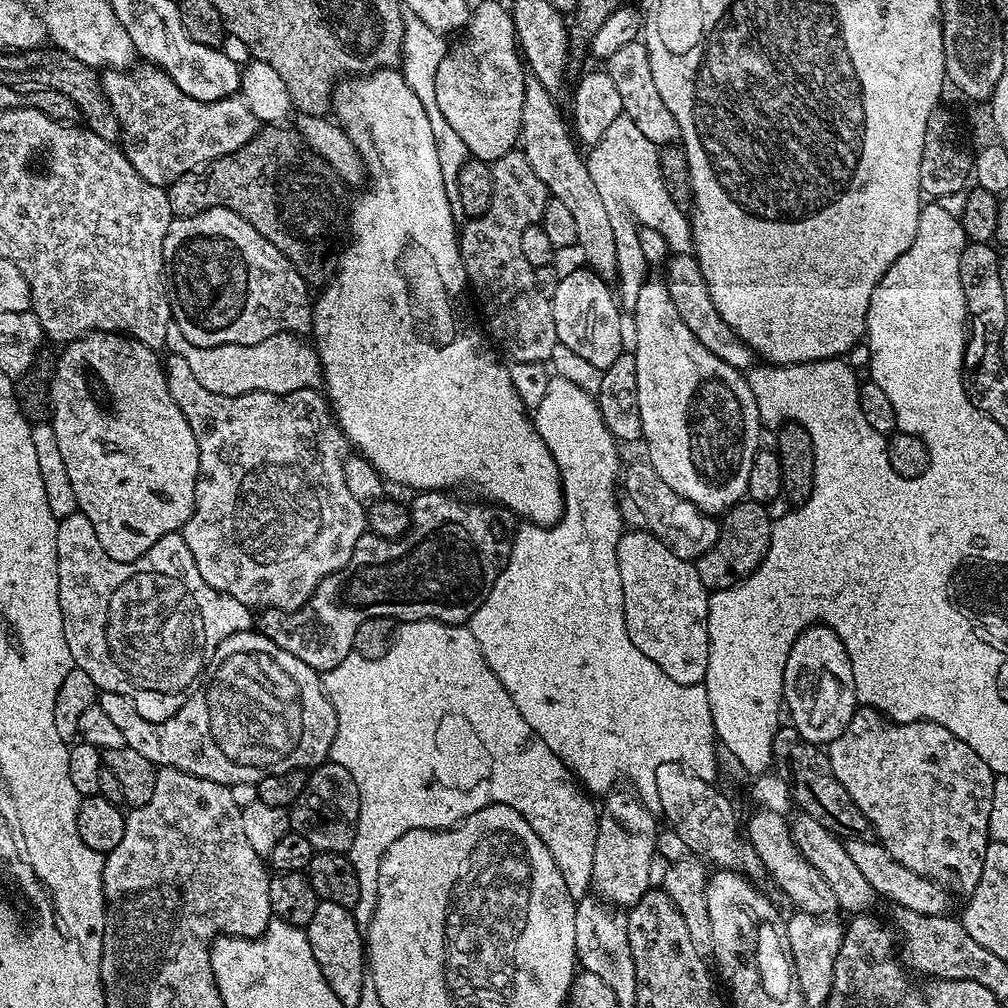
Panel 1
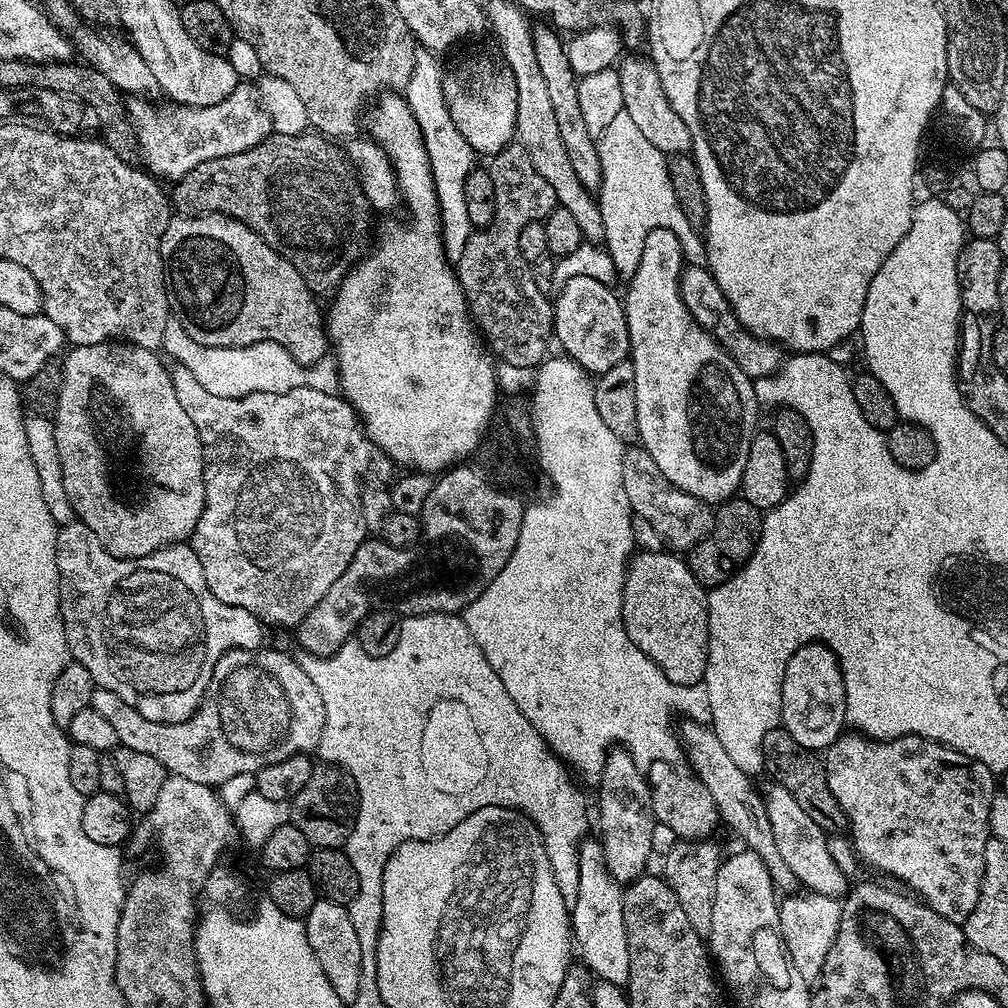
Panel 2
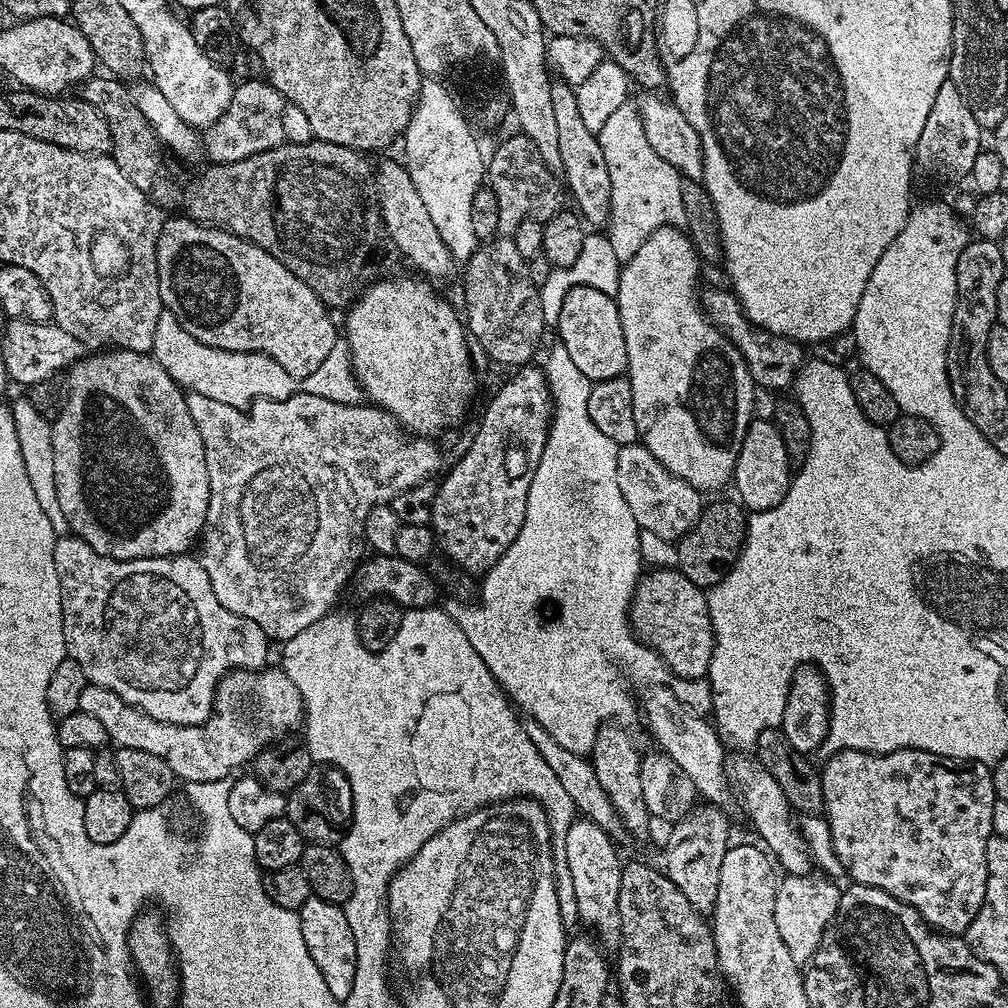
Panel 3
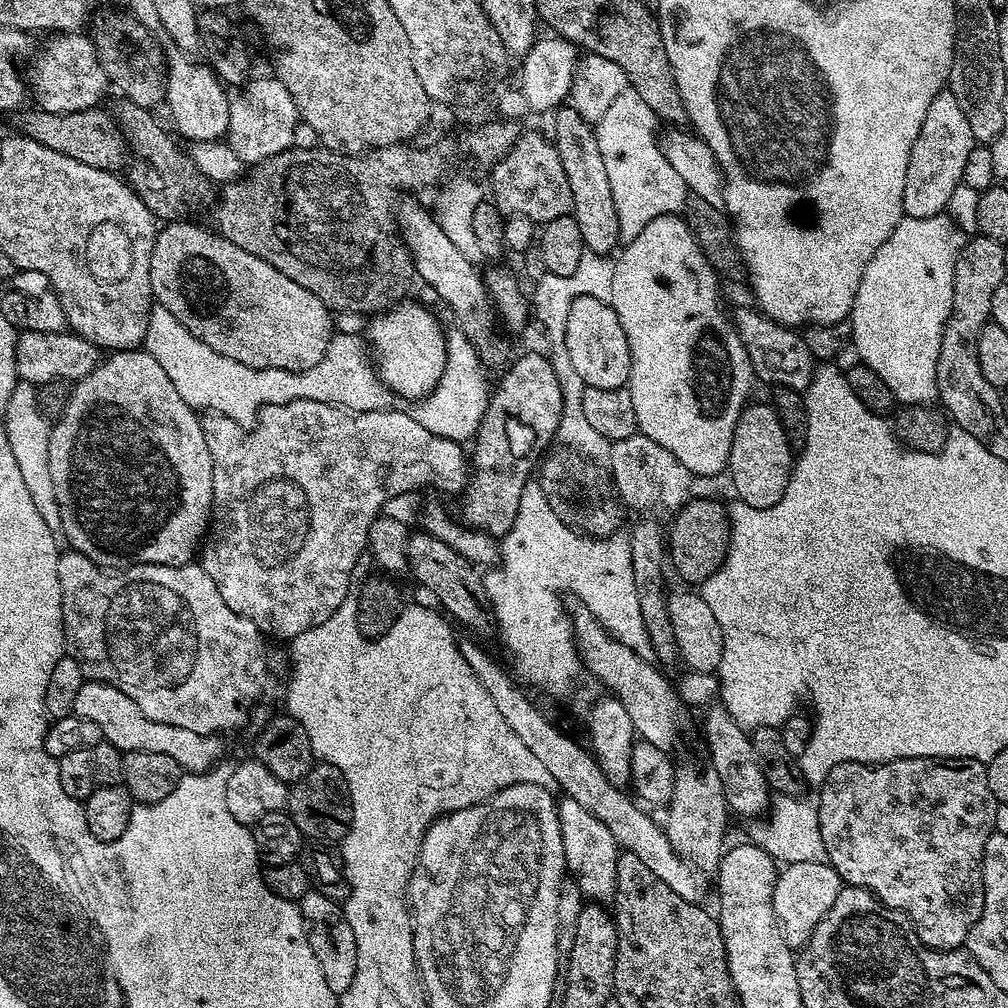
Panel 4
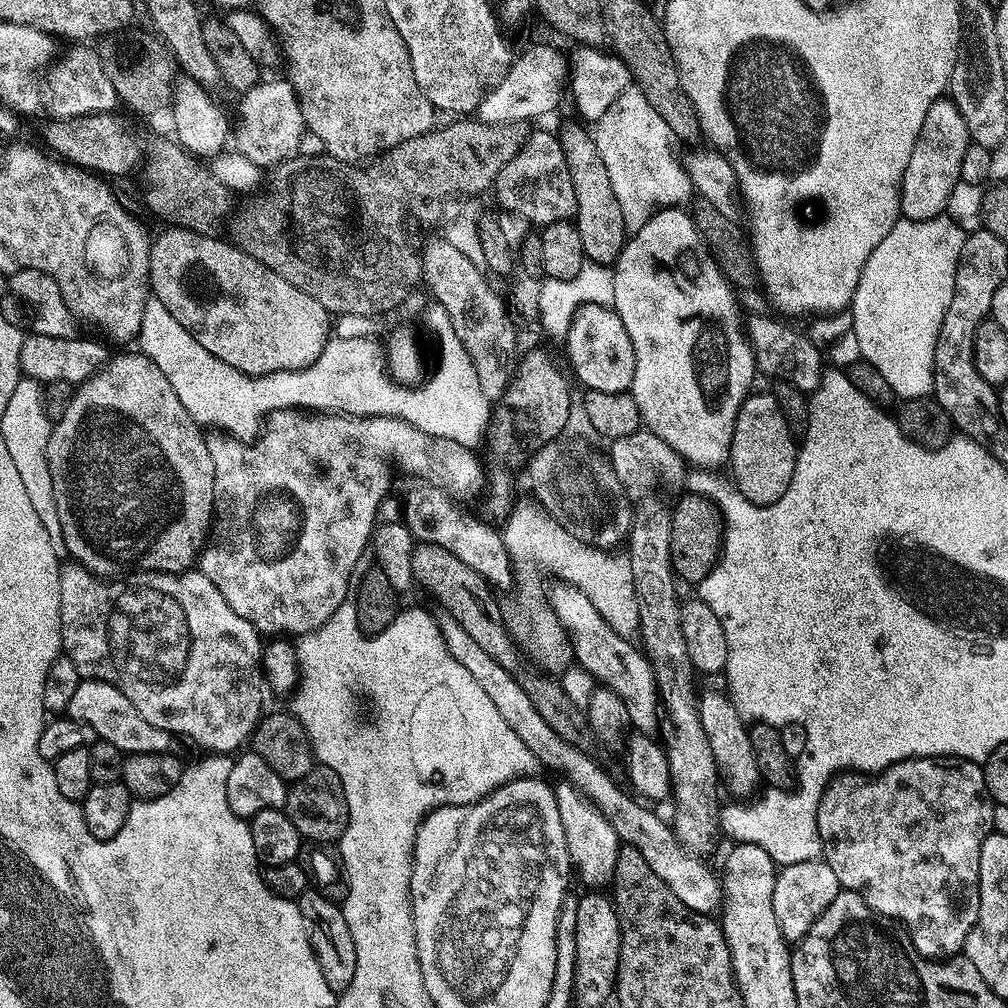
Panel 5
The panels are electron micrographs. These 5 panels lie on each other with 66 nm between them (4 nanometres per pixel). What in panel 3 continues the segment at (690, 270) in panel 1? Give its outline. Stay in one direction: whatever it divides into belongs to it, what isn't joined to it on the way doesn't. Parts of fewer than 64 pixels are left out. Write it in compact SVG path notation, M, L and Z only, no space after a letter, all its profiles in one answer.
M727 287L706 288L699 293L700 306L717 330L742 354L748 372L752 376L753 385L760 387L761 384L764 388L784 388L788 384L789 387L800 372L800 365L805 363L805 349L794 340L788 340L785 336L775 336L773 332L750 323L735 292Z

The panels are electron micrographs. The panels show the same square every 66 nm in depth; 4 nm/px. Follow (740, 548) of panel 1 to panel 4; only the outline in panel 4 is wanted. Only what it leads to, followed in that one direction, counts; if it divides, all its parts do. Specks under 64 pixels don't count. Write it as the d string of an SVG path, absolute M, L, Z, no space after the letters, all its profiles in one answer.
M692 498L674 516L674 521L666 532L666 552L670 564L685 580L685 585L699 586L708 581L722 566L728 553L728 543L732 537L732 522L728 518L728 508L716 500Z

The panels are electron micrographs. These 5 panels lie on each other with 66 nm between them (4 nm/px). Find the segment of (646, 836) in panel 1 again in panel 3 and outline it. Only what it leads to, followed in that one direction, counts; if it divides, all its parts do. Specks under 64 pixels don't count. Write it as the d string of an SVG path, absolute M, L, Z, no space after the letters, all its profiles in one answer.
M614 722L601 725L590 753L590 759L598 782L602 785L602 790L606 790L607 796L614 803L616 813L623 821L625 829L631 835L634 833L642 836L647 832L649 824L652 823L652 817L648 812L642 791L640 760L642 754L623 728L623 725Z

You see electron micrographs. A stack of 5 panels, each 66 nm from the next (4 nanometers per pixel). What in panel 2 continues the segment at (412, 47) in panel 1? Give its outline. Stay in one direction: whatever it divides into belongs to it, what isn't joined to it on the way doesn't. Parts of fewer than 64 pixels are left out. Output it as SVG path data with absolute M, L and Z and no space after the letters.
M427 50L417 51L414 62L414 74L410 76L410 82L406 89L406 99L414 118L418 122L418 130L422 134L422 142L426 146L426 154L430 162L430 170L436 187L436 207L440 222L440 239L444 241L444 254L449 261L455 262L462 258L462 250L466 242L473 234L473 226L470 222L470 214L466 212L466 178L472 169L477 167L478 154L470 146L470 142L462 136L462 130L458 130L454 124L454 118L450 118L450 110L446 106L444 97L445 69L440 69L440 64L435 55Z

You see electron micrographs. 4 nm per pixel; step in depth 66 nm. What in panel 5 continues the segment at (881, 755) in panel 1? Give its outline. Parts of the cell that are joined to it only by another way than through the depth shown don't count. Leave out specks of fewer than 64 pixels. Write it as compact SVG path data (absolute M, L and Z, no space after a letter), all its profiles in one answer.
M957 756L903 760L890 765L889 768L871 778L864 774L841 774L833 779L818 802L818 834L820 835L822 858L830 866L830 870L834 870L841 889L858 893L865 900L866 906L877 917L899 922L907 932L910 943L929 955L943 955L946 952L956 951L956 948L966 942L966 938L978 918L982 842L986 842L986 838L994 830L993 822L994 805L991 794L986 790L983 767L975 760L963 760Z

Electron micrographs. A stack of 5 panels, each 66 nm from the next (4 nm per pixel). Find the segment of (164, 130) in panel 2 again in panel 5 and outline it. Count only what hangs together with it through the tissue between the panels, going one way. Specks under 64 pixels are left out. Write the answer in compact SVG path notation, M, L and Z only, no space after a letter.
M287 79L268 80L256 84L250 91L243 93L240 100L240 140L242 151L250 162L254 162L261 170L271 170L283 160L291 160L300 151L300 143L306 131L304 115L300 109L300 100L296 97L296 90Z

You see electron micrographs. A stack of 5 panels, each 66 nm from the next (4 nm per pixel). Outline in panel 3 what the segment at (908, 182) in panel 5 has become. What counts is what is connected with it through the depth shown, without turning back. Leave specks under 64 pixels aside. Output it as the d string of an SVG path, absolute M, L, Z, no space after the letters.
M945 80L934 98L934 106L930 106L930 114L926 118L926 126L922 126L922 134L918 134L918 142L914 149L914 168L928 180L956 180L959 176L967 177L974 166L974 160L982 151L980 145L982 129L974 122L974 114L970 114L970 106L958 94L958 86L952 80Z

